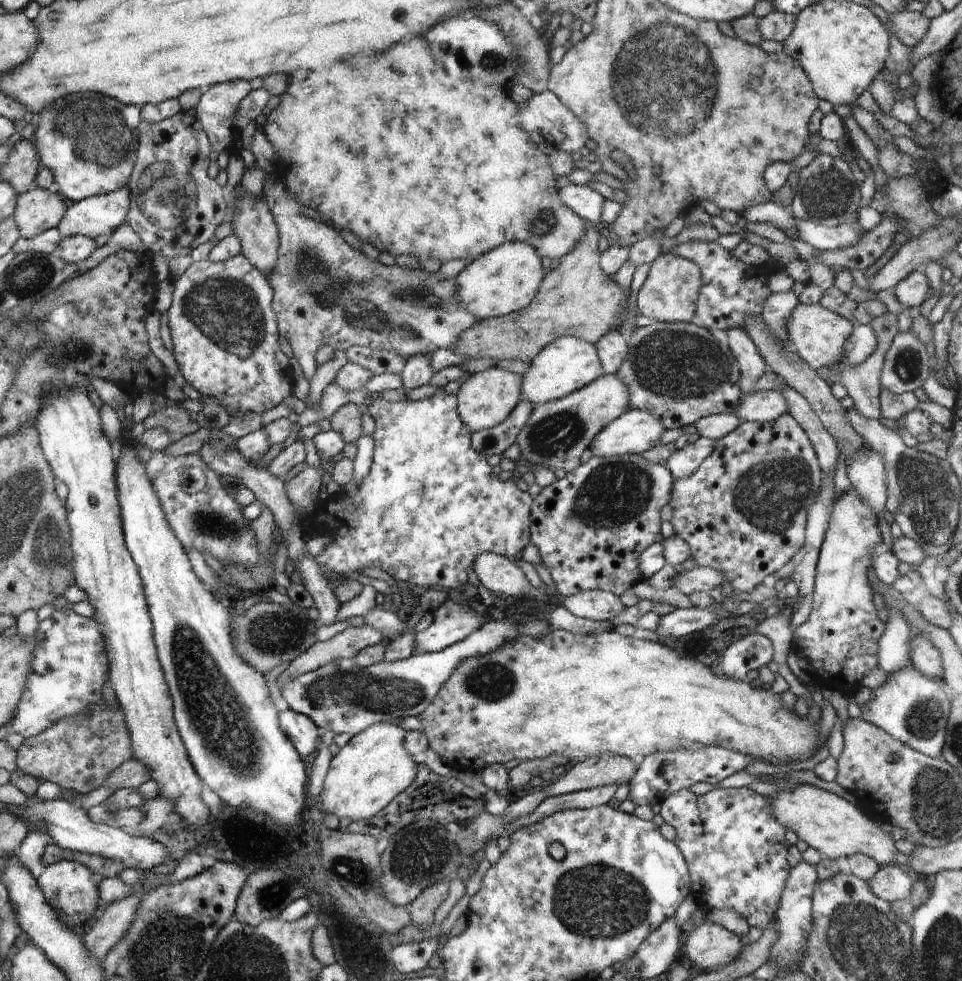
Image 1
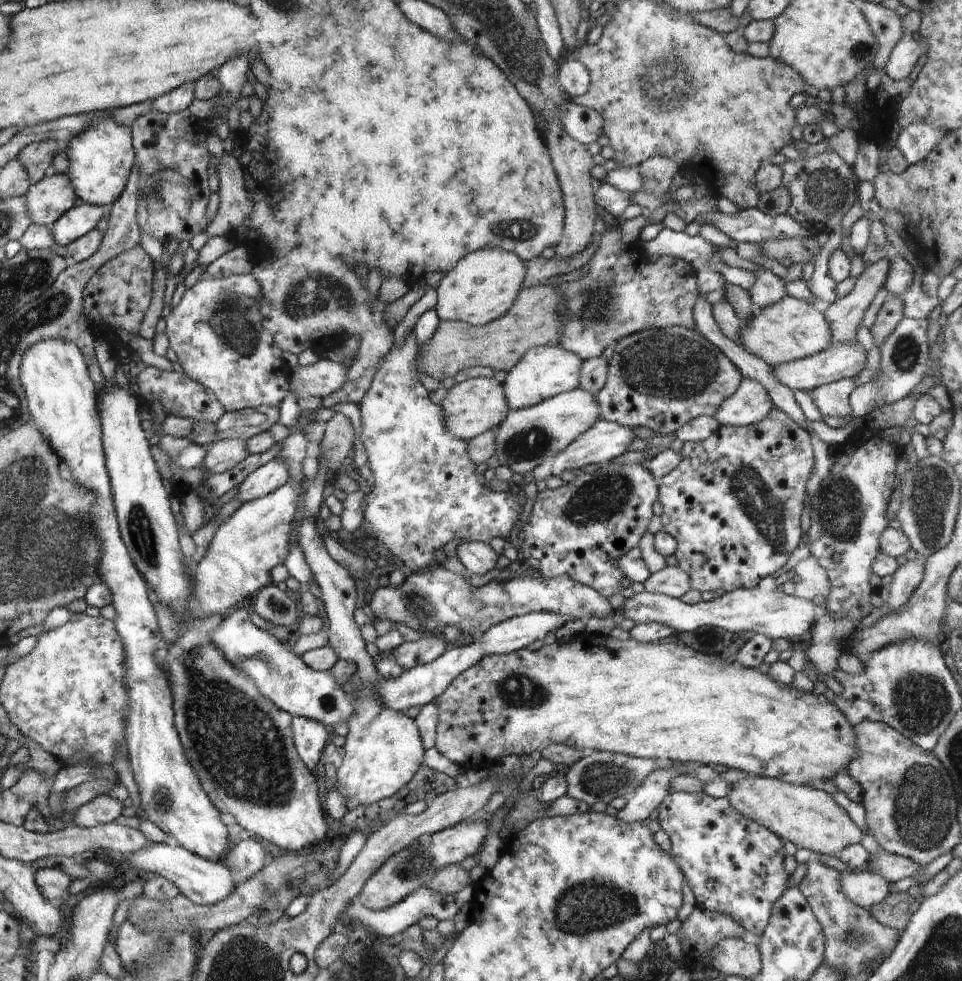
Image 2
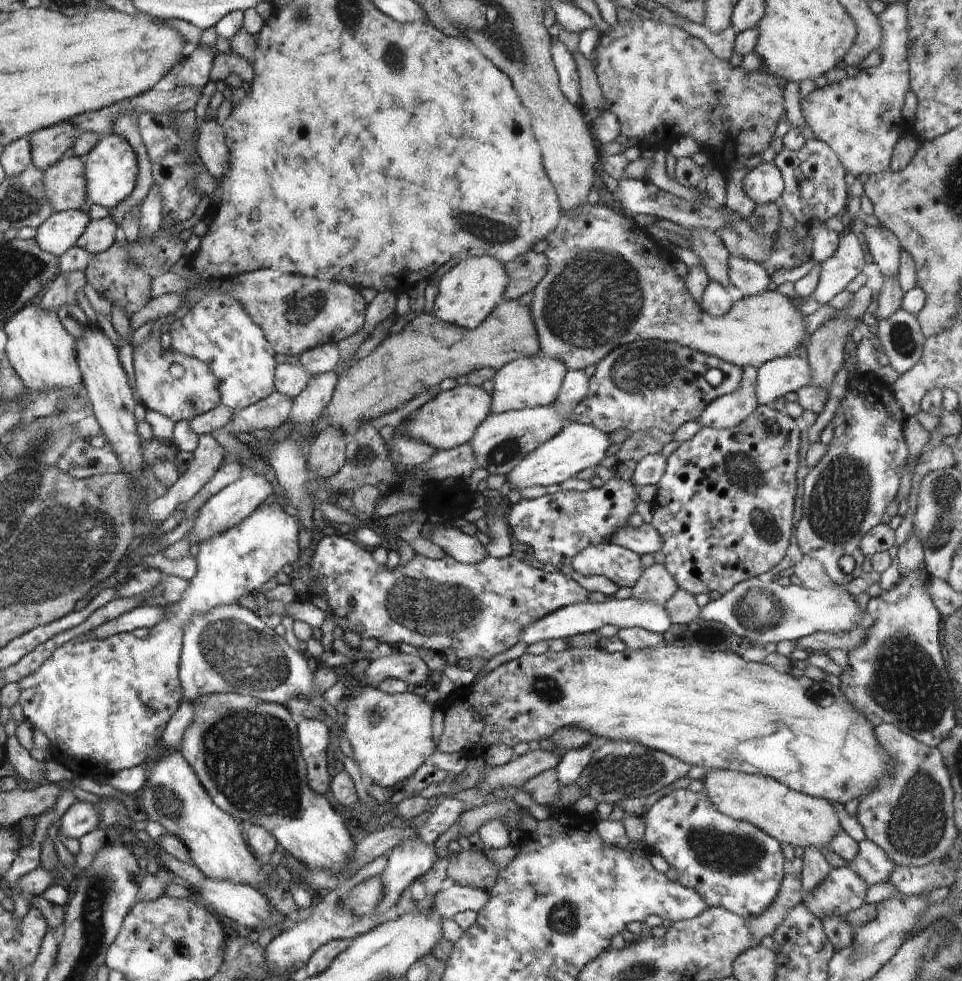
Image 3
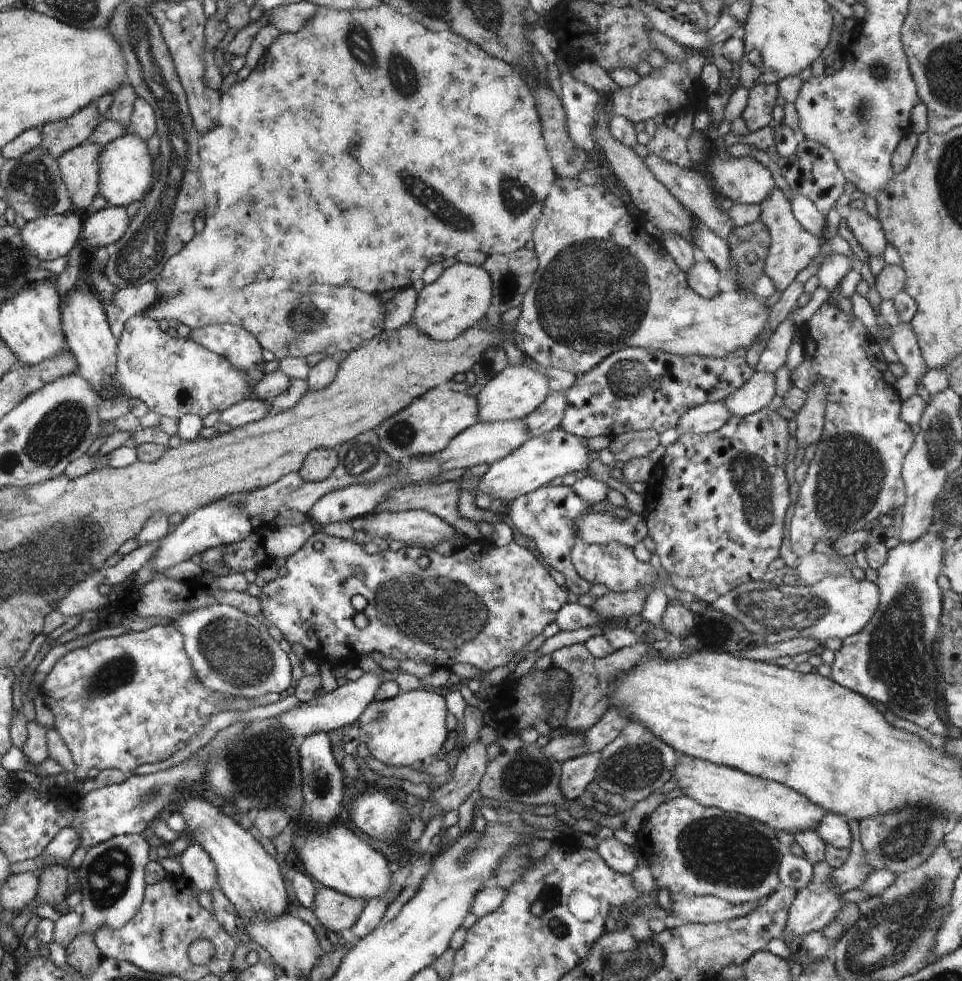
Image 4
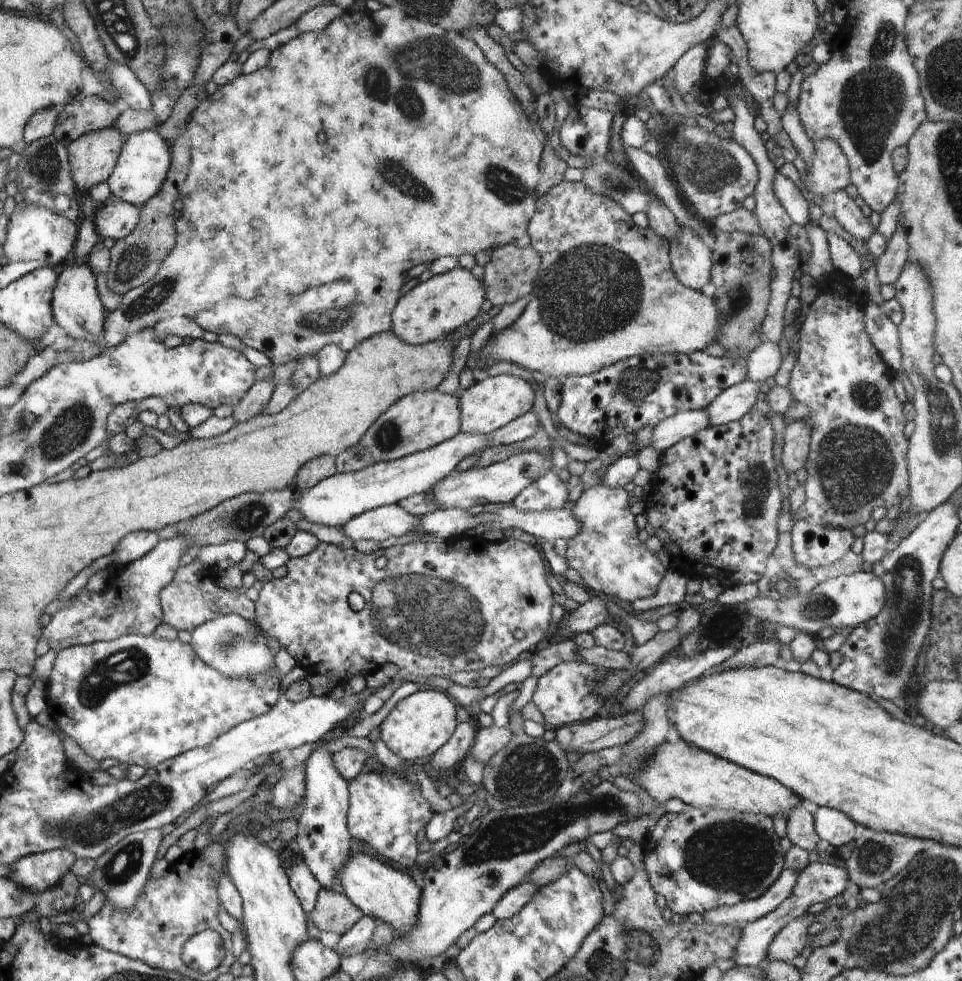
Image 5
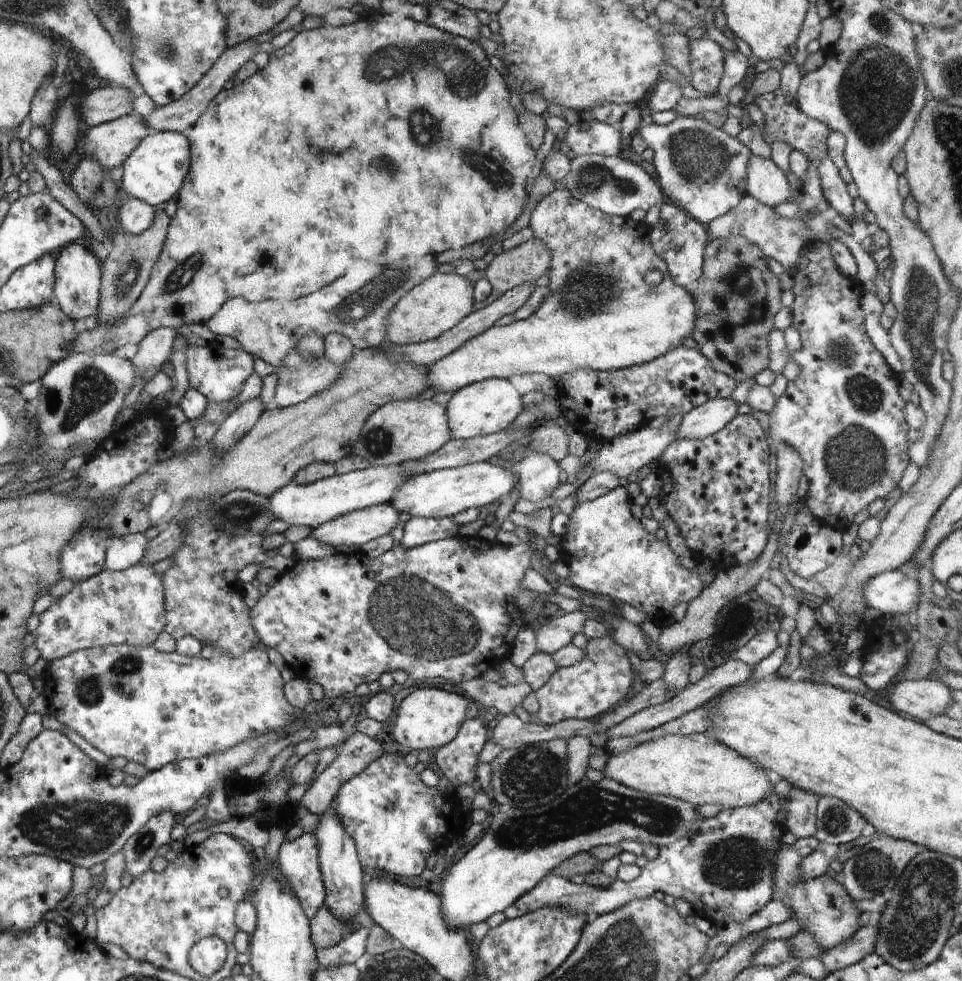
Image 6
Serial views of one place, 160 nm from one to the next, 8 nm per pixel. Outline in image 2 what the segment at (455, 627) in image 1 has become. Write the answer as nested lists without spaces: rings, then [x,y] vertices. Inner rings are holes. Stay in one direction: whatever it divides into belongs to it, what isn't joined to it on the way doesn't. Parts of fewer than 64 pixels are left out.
[[[436,632],[422,634],[422,638],[416,642],[403,642],[391,651],[396,662],[405,670],[431,663],[446,650],[444,634]]]

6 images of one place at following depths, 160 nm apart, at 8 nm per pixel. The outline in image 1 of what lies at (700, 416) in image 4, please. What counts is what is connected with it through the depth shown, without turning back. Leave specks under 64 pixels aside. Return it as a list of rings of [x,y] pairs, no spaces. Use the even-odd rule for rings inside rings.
[[[761,390],[744,393],[735,414],[741,421],[770,422],[788,410],[785,398],[778,391]]]

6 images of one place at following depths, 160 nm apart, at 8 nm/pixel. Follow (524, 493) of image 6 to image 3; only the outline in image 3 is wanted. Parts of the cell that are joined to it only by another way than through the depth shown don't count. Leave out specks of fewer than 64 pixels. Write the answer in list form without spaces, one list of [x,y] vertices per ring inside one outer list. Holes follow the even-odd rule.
[[[616,475],[614,480],[606,481],[602,487],[594,486],[586,492],[560,490],[535,499],[522,498],[512,505],[508,522],[515,540],[528,544],[542,564],[552,564],[589,593],[602,592],[604,596],[612,596],[619,589],[614,581],[604,575],[582,576],[572,568],[571,560],[587,546],[608,543],[615,530],[623,527],[628,516],[636,511],[636,498],[640,501],[638,489],[635,490],[631,480],[619,479]]]

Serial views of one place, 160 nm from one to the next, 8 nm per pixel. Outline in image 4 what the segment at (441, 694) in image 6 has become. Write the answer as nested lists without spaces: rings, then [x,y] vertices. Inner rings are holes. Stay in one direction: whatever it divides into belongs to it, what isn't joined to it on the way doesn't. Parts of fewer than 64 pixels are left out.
[[[432,688],[400,691],[394,698],[372,701],[360,715],[360,741],[370,749],[371,755],[390,766],[410,766],[414,762],[425,762],[442,756],[444,742],[449,735],[446,729],[448,709],[445,698]]]

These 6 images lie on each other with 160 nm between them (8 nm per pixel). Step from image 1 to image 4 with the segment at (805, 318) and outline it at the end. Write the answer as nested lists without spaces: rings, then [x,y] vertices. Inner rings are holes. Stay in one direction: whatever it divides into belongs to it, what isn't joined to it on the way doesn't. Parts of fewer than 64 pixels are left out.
[[[564,177],[562,180],[557,178],[546,195],[543,211],[531,239],[535,244],[534,252],[538,266],[527,294],[523,296],[521,314],[515,322],[515,344],[524,356],[531,357],[544,369],[554,367],[575,375],[581,375],[598,366],[609,354],[624,347],[638,347],[678,356],[700,355],[701,357],[718,358],[726,356],[730,354],[729,352],[734,352],[738,348],[749,347],[764,332],[764,325],[770,310],[770,307],[767,310],[764,308],[764,299],[754,293],[750,294],[750,292],[736,289],[720,291],[712,298],[700,296],[693,288],[690,288],[685,272],[676,264],[676,261],[670,256],[660,240],[647,233],[642,222],[634,220],[628,214],[622,199],[612,194],[609,189],[599,182],[595,185],[585,185],[576,177],[573,179]]]

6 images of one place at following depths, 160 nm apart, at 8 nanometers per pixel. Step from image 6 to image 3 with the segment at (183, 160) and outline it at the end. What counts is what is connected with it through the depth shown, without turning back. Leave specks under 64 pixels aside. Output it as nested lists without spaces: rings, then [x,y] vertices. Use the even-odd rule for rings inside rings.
[[[114,132],[99,136],[97,145],[84,157],[83,161],[86,165],[90,204],[100,204],[109,210],[114,210],[138,187],[138,154],[129,141]]]

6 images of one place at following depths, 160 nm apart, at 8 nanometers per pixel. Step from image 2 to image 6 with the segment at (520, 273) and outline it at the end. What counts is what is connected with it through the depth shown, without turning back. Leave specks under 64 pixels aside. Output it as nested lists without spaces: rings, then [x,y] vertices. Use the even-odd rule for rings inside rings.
[[[453,273],[440,274],[426,278],[421,284],[414,286],[392,308],[388,319],[386,342],[395,346],[408,346],[414,343],[435,340],[448,332],[471,314],[474,310],[474,286],[463,275]]]

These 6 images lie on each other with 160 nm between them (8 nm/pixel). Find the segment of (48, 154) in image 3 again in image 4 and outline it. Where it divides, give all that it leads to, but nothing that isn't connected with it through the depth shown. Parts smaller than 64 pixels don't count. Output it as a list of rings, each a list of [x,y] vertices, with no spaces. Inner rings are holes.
[[[92,102],[68,119],[43,125],[40,147],[44,147],[53,157],[58,158],[63,152],[88,141],[100,120],[102,118],[97,111],[97,105]]]

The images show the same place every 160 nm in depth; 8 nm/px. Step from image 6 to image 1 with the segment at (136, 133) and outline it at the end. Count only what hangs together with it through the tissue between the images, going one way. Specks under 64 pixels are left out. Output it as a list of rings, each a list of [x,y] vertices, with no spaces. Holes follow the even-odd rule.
[[[34,185],[28,192],[18,194],[13,217],[18,225],[21,236],[29,239],[39,235],[42,231],[57,228],[66,216],[68,205],[60,193],[53,193],[45,188]]]

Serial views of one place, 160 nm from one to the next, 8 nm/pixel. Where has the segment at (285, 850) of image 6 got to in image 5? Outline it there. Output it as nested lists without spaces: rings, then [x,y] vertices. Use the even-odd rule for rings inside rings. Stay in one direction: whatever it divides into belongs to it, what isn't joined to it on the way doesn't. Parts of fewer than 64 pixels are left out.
[[[298,859],[289,869],[291,887],[299,897],[300,904],[310,914],[315,910],[315,904],[318,902],[319,892],[323,886],[302,859]]]

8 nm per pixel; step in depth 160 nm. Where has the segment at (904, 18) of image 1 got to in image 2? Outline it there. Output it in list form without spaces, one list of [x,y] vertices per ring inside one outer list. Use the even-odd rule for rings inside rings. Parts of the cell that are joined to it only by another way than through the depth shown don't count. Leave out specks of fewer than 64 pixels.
[[[864,1],[859,9],[875,36],[876,44],[878,44],[872,66],[880,71],[884,64],[887,64],[889,54],[903,35],[902,17],[898,17],[892,9],[868,1]]]

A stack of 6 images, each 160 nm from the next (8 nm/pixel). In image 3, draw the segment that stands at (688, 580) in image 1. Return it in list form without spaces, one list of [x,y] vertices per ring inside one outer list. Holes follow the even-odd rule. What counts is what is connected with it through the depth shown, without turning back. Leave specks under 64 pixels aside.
[[[654,563],[644,568],[640,578],[632,587],[632,597],[636,600],[653,602],[663,606],[678,590],[675,578],[661,563]]]

